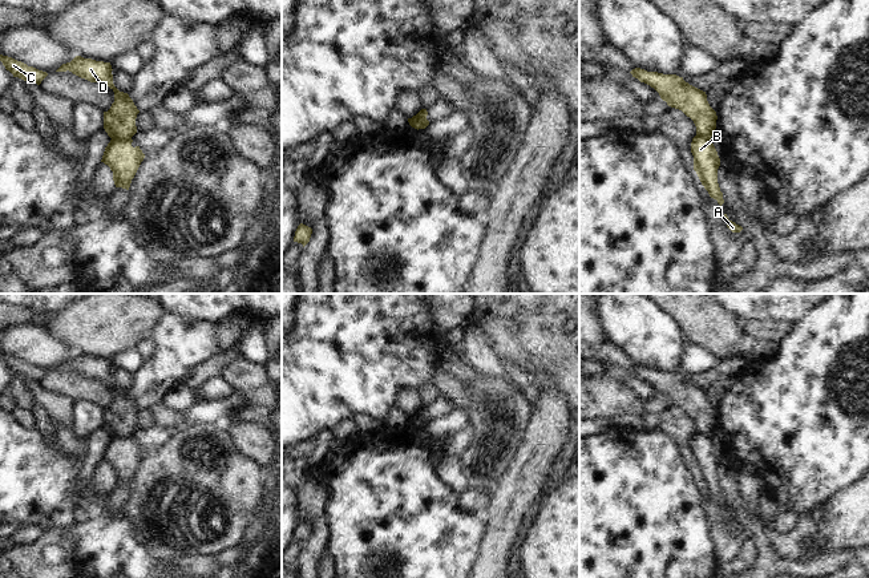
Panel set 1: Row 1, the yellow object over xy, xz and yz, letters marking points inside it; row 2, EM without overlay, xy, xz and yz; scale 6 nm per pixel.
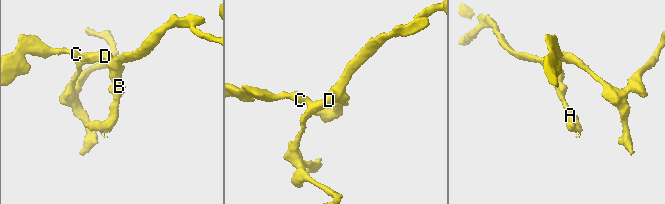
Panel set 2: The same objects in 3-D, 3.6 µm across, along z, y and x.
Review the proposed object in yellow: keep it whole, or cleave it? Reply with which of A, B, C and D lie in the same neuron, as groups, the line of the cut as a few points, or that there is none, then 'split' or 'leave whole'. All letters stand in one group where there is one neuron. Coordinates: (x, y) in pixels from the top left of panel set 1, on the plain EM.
A B / C D | xy (112, 435), (130, 436) | split

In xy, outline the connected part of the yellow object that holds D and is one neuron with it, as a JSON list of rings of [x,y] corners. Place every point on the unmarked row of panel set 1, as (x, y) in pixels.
[[[76,353],[56,369],[66,368],[90,380],[101,380],[114,389],[114,400],[108,409],[104,409],[104,427],[110,436],[128,437],[137,431],[136,416],[140,408],[128,391],[114,384],[110,360]]]

